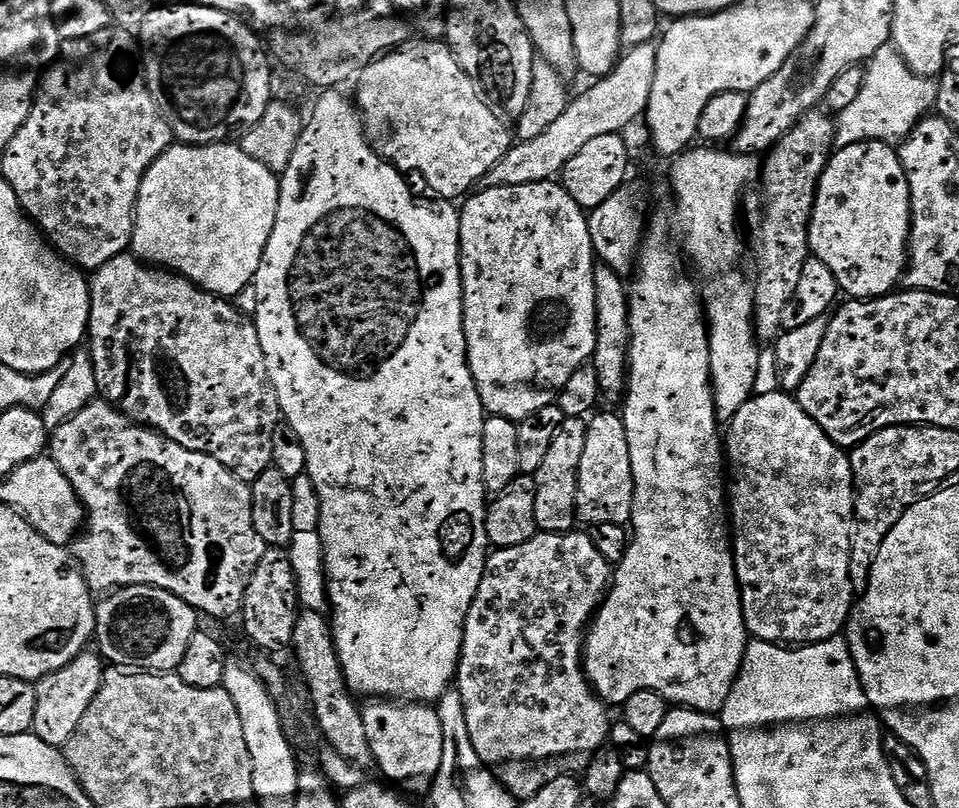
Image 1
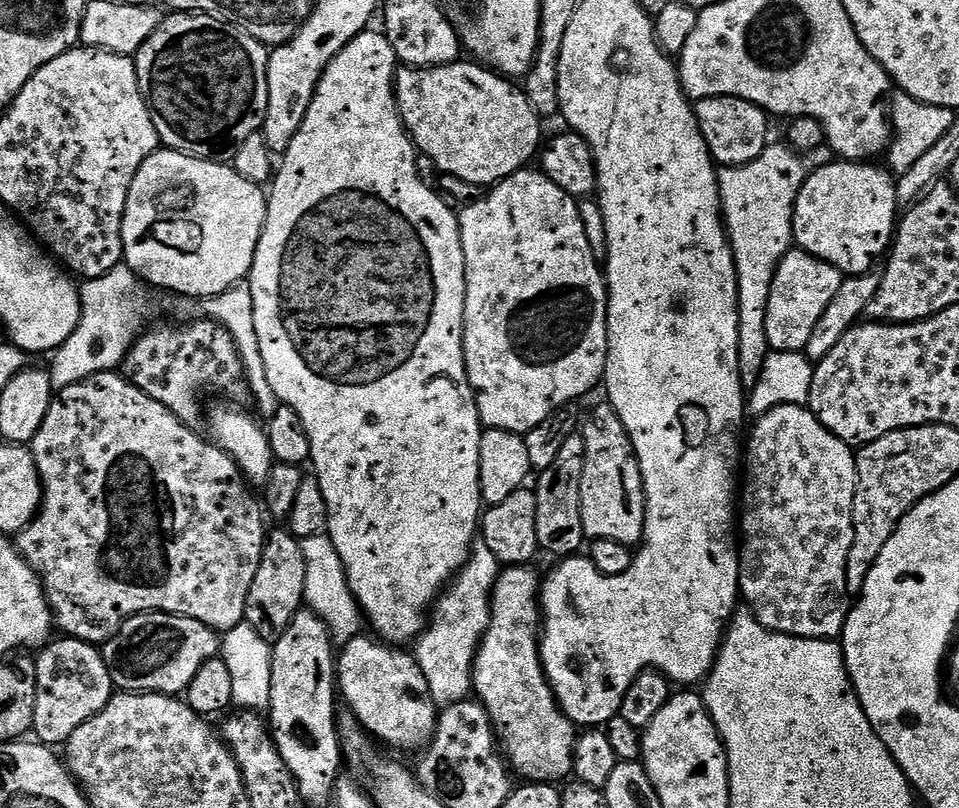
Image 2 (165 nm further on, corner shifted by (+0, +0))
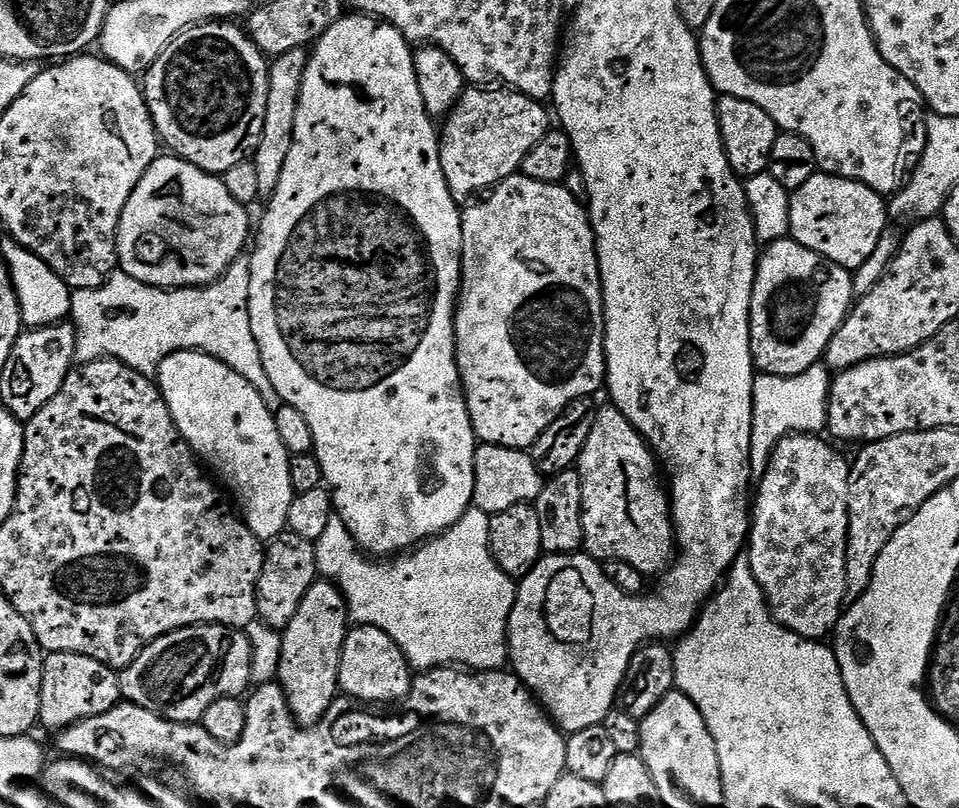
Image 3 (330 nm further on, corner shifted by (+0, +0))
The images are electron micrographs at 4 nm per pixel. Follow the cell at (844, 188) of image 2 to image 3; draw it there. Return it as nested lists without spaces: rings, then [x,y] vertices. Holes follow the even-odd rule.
[[[817,171],[806,186],[791,193],[791,198],[788,227],[791,239],[849,270],[861,268],[866,258],[874,254],[878,238],[884,236],[890,224],[888,205],[880,193],[865,184],[841,176],[828,176],[822,171]]]

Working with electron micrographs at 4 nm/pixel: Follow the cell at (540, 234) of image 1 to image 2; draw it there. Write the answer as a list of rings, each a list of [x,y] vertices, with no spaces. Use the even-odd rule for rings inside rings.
[[[521,170],[507,176],[505,180],[500,181],[491,189],[489,196],[484,196],[481,200],[476,200],[473,204],[468,204],[464,209],[459,209],[458,219],[460,222],[460,237],[462,238],[462,250],[464,251],[464,265],[466,266],[466,302],[464,303],[464,361],[466,362],[466,370],[468,371],[468,381],[470,386],[476,392],[476,405],[478,406],[478,414],[480,415],[480,423],[484,428],[493,428],[494,430],[506,430],[507,432],[519,432],[526,434],[530,430],[537,428],[542,422],[553,419],[561,410],[567,406],[571,400],[576,400],[579,396],[584,396],[587,392],[592,392],[595,388],[601,387],[604,379],[604,371],[606,370],[606,354],[608,353],[608,286],[606,277],[602,271],[601,261],[596,260],[593,251],[590,248],[589,239],[586,238],[586,229],[583,226],[583,220],[579,216],[579,206],[577,197],[566,194],[566,190],[562,190],[558,186],[554,186],[554,182],[550,182],[550,178],[544,176],[543,171]]]

